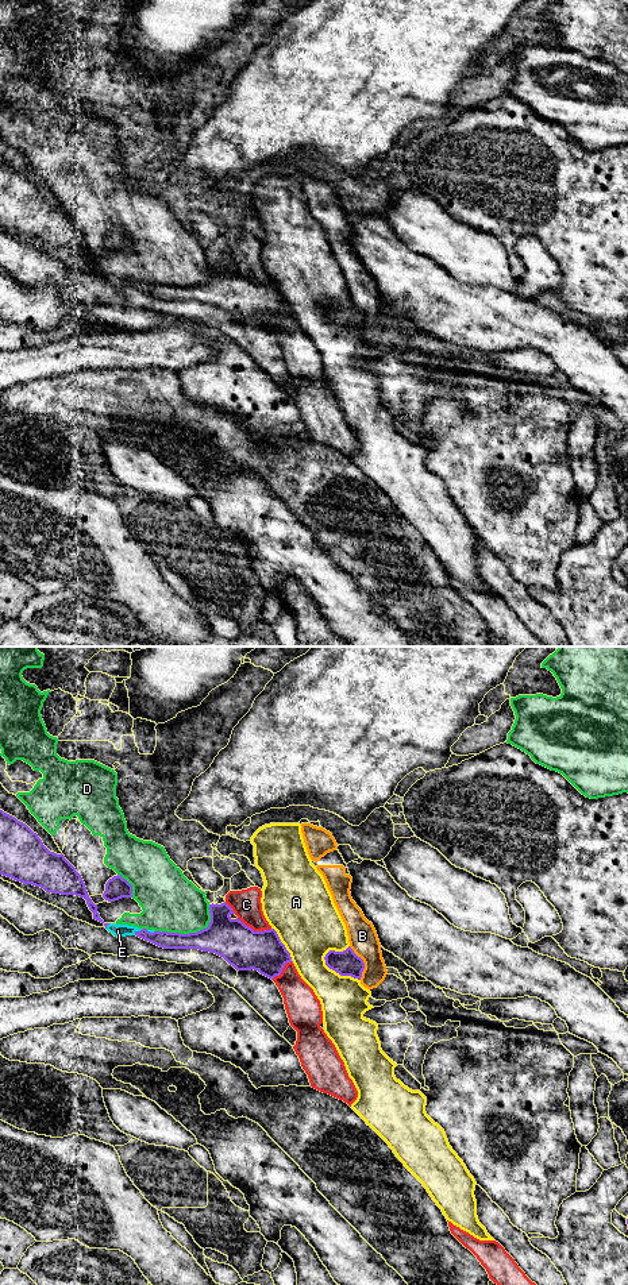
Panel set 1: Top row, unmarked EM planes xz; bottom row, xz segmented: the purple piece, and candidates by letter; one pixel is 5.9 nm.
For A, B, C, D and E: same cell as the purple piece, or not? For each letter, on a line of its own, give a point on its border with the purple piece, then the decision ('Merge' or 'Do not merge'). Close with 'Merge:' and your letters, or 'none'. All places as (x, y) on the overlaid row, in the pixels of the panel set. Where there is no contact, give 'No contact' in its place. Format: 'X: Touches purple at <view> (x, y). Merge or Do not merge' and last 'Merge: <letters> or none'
A: Touches purple at xz (338, 972). Do not merge
B: Touches purple at xz (363, 963). Do not merge
C: Touches purple at xz (253, 930). Do not merge
D: Touches purple at xz (192, 933). Do not merge
E: Touches purple at xz (138, 932). Do not merge
Merge: none

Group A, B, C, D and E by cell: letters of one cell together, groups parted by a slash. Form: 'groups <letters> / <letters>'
groups A / B / C / D E

